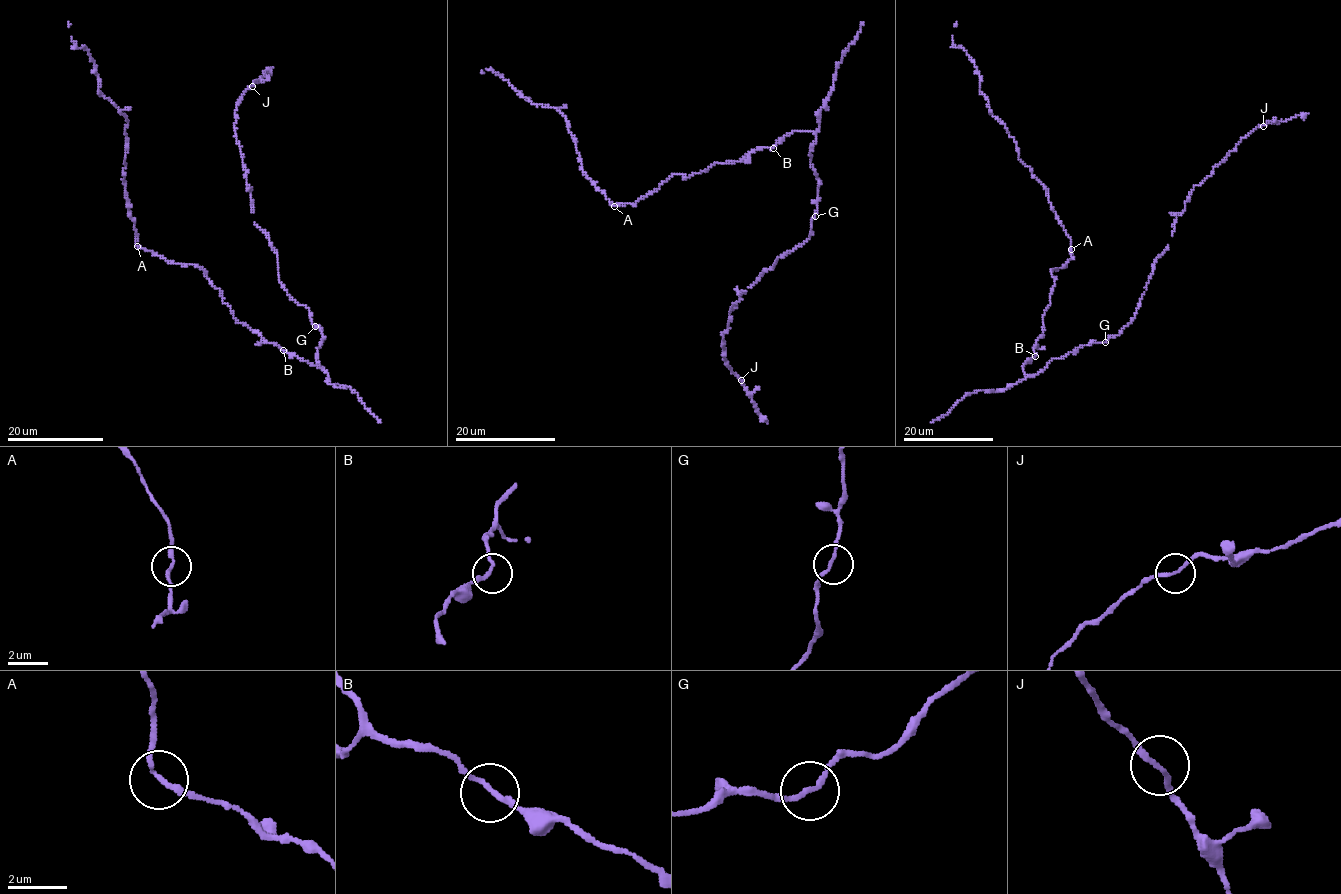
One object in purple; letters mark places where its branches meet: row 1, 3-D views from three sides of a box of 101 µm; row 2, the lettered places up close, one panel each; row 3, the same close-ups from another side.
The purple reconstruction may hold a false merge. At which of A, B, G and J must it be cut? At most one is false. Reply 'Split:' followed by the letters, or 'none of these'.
Split: none of these

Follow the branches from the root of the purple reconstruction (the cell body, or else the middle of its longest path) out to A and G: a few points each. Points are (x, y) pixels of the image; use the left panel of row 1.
A: (291, 355), (240, 323), (203, 269), (170, 263), (137, 246)
G: (291, 355), (323, 368), (316, 354), (323, 340), (322, 332), (315, 326)

